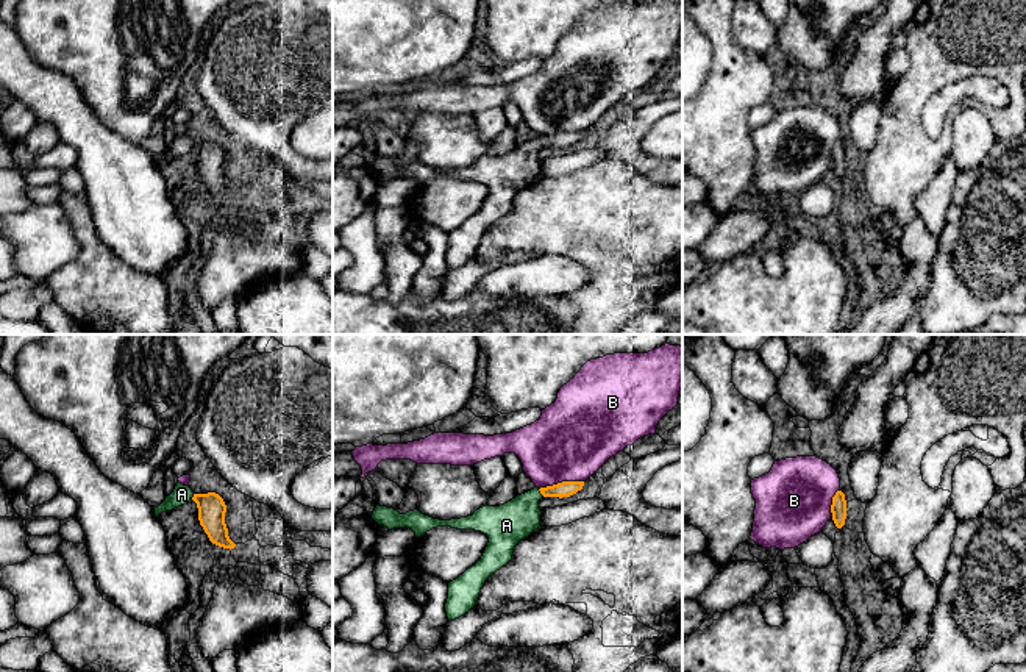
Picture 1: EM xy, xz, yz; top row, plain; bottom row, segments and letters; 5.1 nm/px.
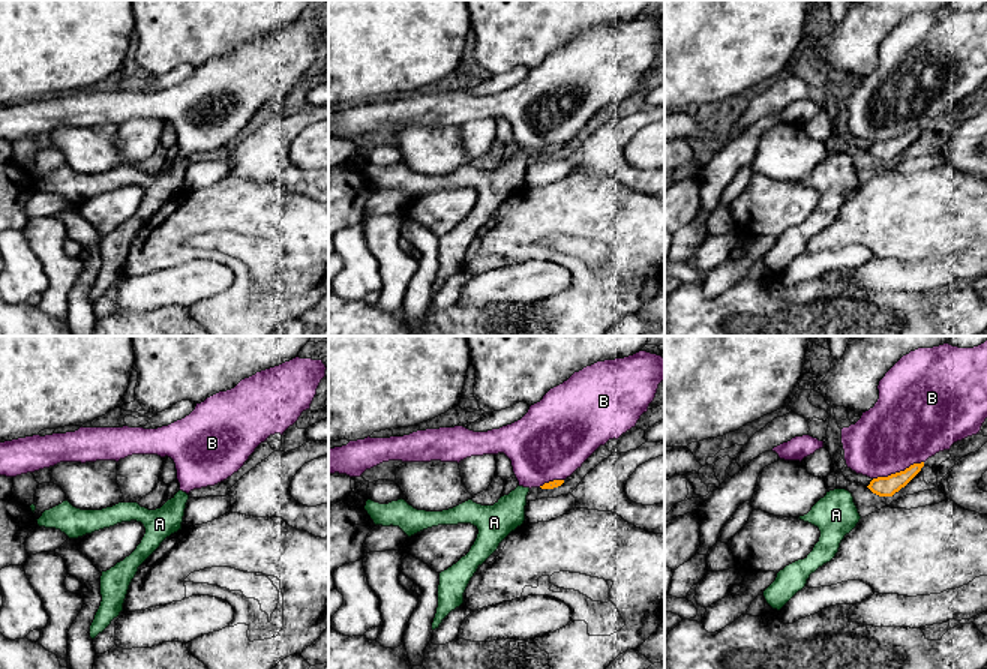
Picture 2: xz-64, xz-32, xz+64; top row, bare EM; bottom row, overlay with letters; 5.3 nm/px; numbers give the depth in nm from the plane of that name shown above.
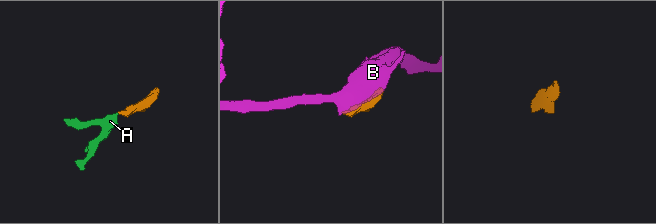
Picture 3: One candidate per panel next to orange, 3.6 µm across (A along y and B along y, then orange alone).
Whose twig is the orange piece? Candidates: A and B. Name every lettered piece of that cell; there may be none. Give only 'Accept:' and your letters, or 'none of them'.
Accept: A

